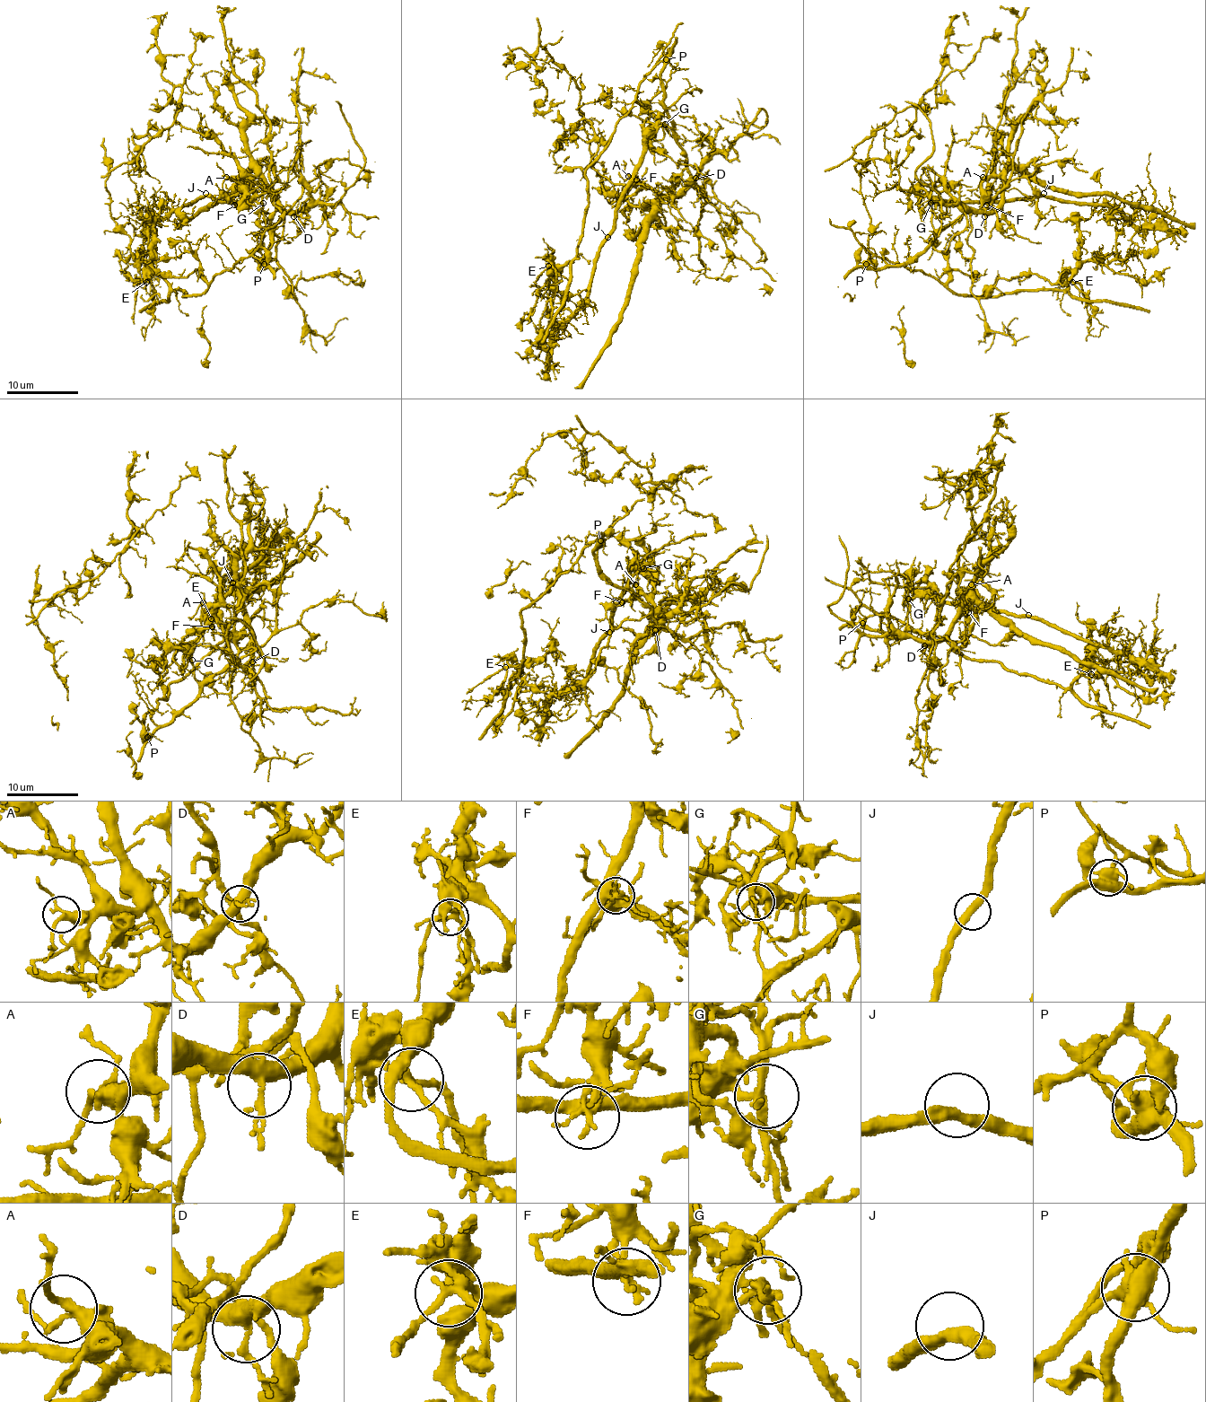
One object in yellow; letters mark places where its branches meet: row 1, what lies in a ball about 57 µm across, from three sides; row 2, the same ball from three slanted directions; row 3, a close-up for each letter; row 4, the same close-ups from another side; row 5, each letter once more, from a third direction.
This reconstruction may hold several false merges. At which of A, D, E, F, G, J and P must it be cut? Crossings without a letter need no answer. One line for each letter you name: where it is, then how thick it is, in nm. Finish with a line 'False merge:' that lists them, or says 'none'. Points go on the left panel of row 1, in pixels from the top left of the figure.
D: (293, 216) | 380 nm
F: (234, 205) | 320 nm
G: (263, 203) | 240 nm
P: (264, 264) | 550 nm
False merge: D, F, G, P

